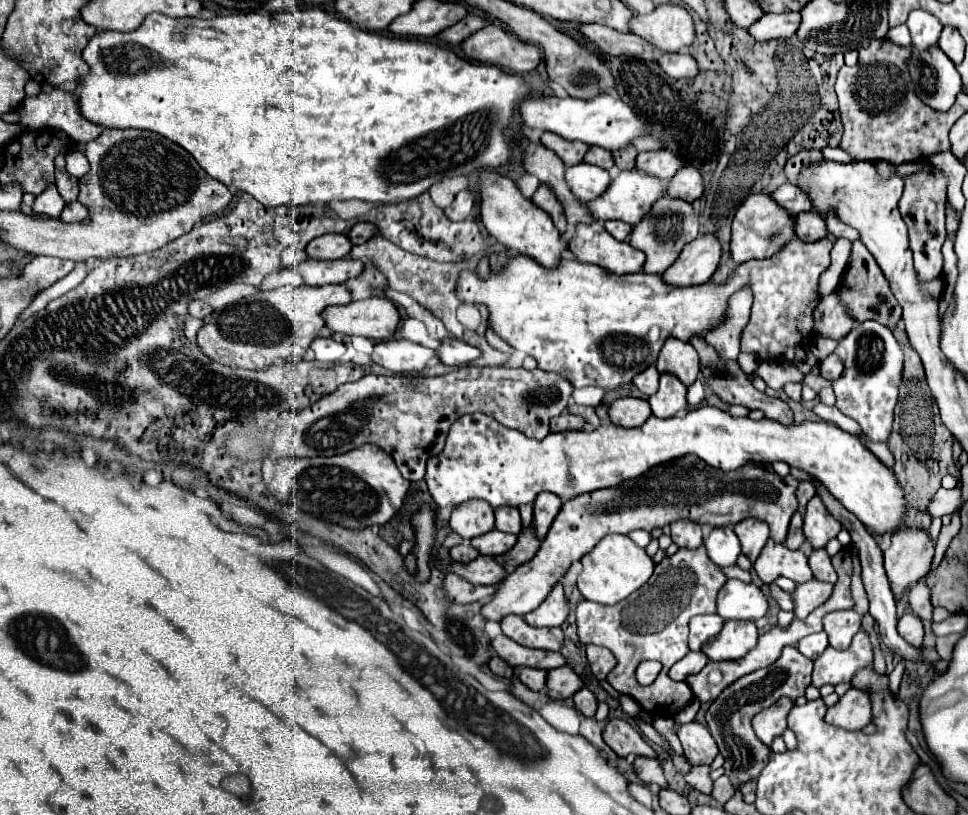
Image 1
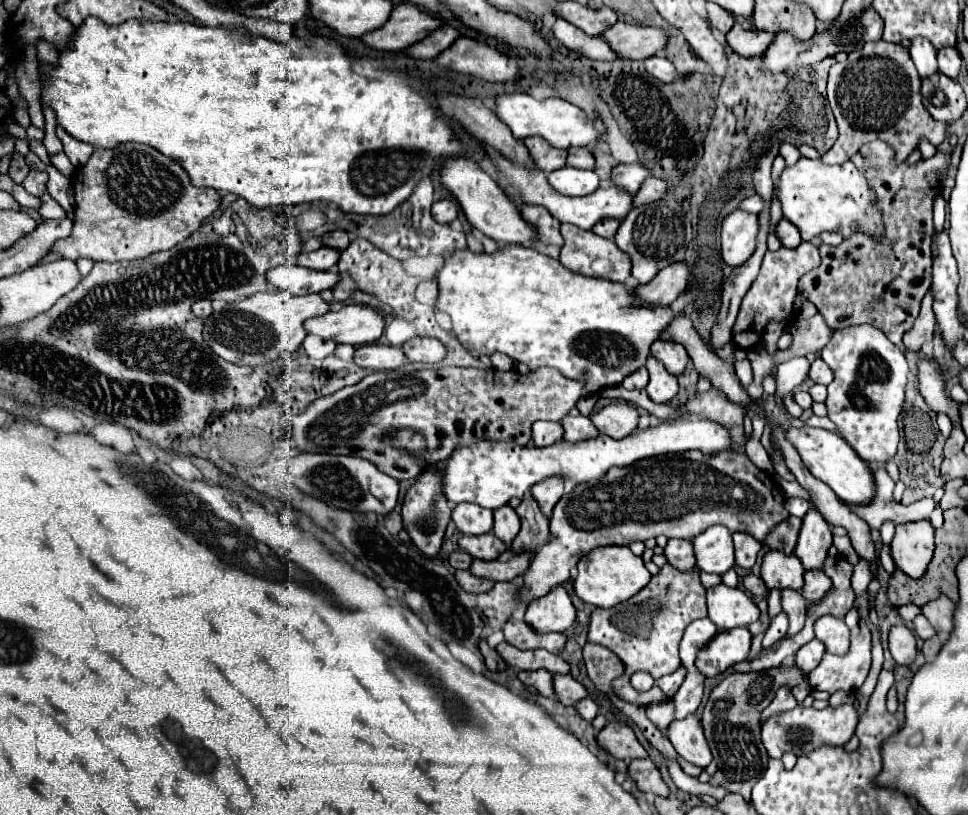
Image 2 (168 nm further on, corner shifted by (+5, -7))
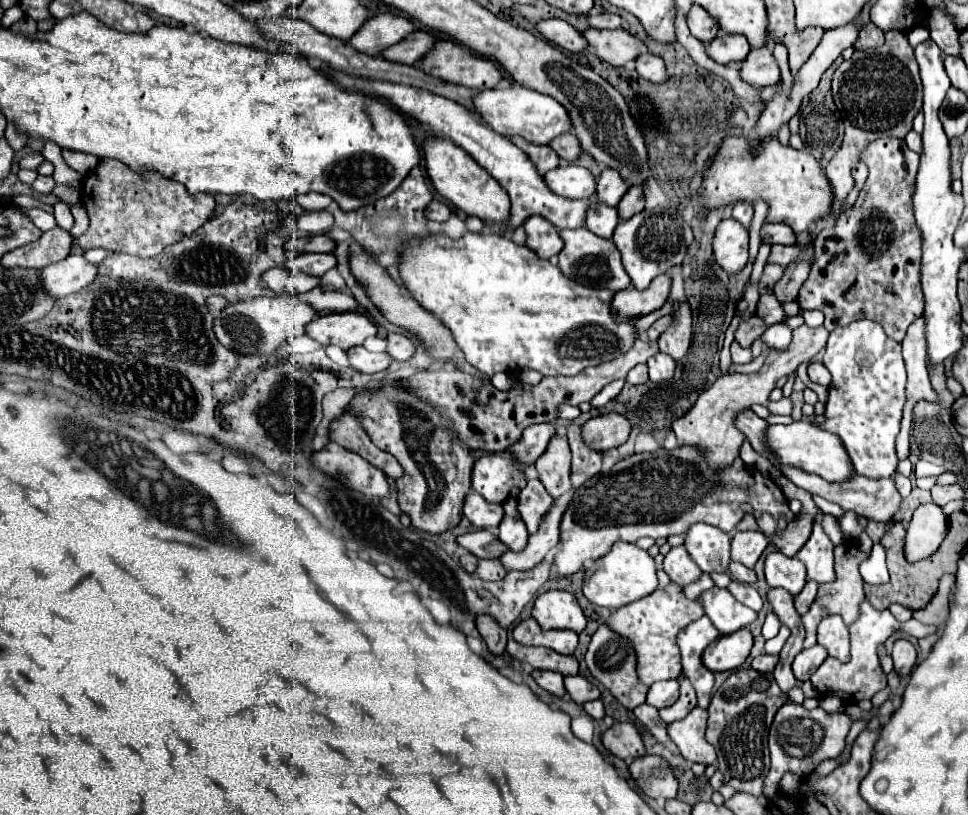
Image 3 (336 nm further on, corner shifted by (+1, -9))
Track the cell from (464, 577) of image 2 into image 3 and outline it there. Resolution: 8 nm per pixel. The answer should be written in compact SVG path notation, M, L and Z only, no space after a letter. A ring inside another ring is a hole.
M481 559L477 565L477 571L475 571L475 575L483 581L501 581L505 577L505 573L507 571L503 569L503 565L499 565L497 559L489 559L489 561Z

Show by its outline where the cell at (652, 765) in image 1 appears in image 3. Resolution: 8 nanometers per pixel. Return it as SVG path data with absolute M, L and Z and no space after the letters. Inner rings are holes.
M643 755L629 765L629 771L647 797L673 799L677 795L677 779L665 759L657 755Z

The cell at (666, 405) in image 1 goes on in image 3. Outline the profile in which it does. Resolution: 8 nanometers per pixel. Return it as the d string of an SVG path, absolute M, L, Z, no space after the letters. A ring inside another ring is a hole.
M657 353L653 355L649 361L649 379L655 383L655 385L661 385L661 383L669 383L673 379L673 373L675 373L675 361L665 355L665 353Z

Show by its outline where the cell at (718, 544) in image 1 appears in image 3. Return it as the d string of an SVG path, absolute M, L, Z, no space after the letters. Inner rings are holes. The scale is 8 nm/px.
M697 523L685 535L685 547L705 573L727 573L731 563L731 537L711 525Z

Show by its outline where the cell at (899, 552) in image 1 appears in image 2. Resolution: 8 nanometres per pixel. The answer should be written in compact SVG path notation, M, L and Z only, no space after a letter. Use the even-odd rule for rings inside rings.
M929 519L897 525L897 533L891 541L891 557L895 565L909 577L919 579L933 557L935 529Z

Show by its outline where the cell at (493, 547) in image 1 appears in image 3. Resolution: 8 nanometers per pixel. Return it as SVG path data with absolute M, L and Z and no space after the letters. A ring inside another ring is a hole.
M489 529L465 533L457 537L457 543L479 559L499 559L507 551L507 547Z

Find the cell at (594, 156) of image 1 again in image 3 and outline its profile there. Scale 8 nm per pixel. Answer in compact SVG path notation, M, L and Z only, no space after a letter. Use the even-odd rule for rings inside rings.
M565 133L565 137L557 137L557 141L553 141L551 147L567 163L573 163L583 153L583 147L581 147L579 139L575 135L569 135L569 133Z

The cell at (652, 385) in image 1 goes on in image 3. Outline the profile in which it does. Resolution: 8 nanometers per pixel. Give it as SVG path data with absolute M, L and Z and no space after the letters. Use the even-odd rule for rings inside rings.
M637 365L627 373L627 383L631 383L631 385L643 385L647 381L649 381L647 365Z

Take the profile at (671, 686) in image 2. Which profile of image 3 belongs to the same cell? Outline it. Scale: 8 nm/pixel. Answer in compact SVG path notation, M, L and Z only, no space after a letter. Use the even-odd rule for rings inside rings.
M677 679L659 681L657 685L651 685L649 693L647 693L647 703L653 705L653 707L657 707L657 709L669 707L677 699L679 699L679 681Z

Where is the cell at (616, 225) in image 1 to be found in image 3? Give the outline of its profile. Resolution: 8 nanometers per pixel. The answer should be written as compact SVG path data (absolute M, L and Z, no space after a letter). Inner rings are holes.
M601 203L601 205L593 205L593 209L589 209L585 227L589 231L593 231L595 235L599 235L603 239L611 239L617 225L619 225L619 215L617 215L615 207Z

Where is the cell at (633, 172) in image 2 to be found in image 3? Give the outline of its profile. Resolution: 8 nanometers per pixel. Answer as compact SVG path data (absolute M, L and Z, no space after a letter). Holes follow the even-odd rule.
M603 169L597 181L597 197L609 207L617 207L621 197L629 191L629 183L617 173L617 169Z

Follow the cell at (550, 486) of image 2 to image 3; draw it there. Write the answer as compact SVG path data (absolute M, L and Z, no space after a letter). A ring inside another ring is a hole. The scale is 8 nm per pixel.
M555 435L543 457L535 461L539 481L553 499L561 497L571 489L569 465L571 465L571 453L565 435Z

